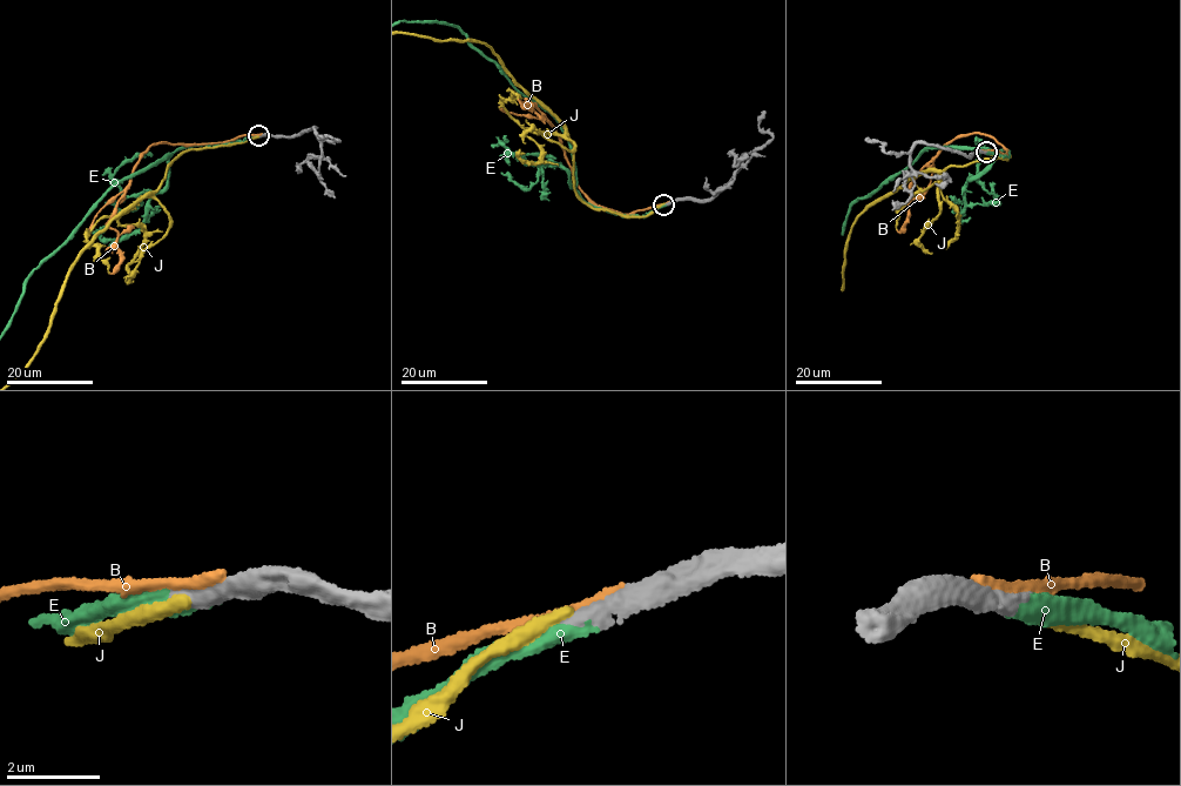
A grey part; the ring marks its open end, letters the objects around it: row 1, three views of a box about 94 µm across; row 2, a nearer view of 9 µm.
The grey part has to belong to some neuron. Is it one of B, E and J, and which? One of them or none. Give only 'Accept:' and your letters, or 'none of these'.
Accept: E

